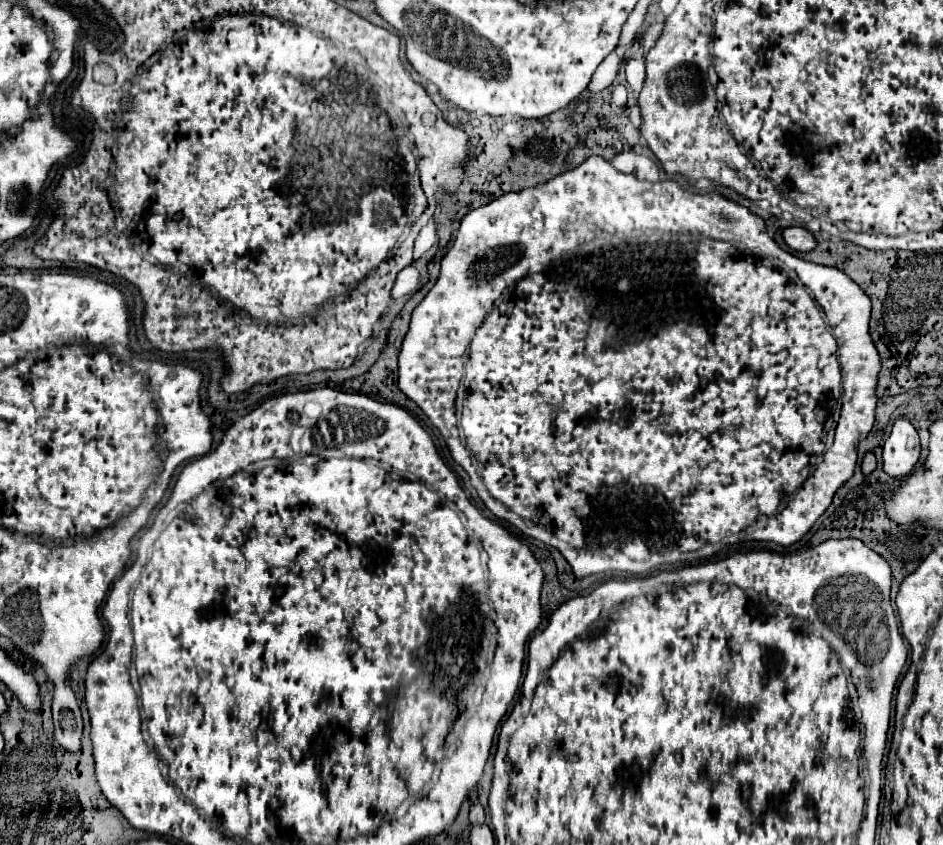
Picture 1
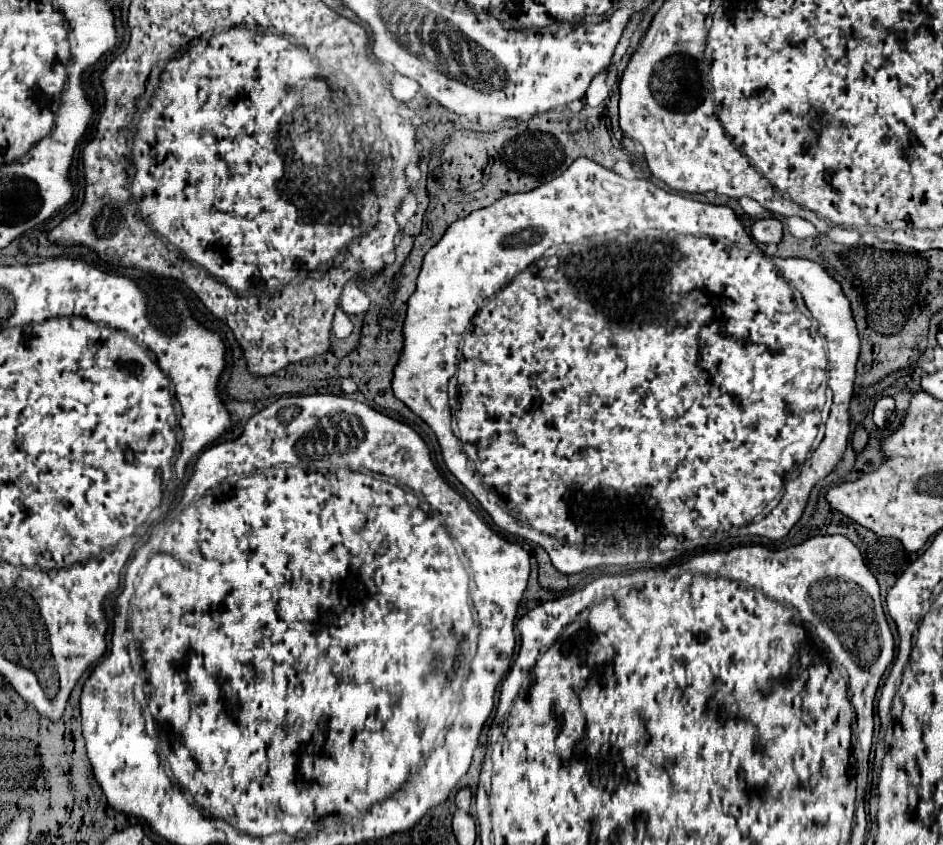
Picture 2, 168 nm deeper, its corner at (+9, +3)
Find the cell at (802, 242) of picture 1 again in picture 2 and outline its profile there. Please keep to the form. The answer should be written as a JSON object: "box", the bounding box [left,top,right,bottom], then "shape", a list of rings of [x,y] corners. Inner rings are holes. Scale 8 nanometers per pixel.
{"box":[751,217,783,243],"shape":[[[769,217],[769,219],[759,219],[751,225],[751,237],[757,241],[757,243],[779,243],[781,237],[783,237],[783,225],[779,219],[775,217]]]}

